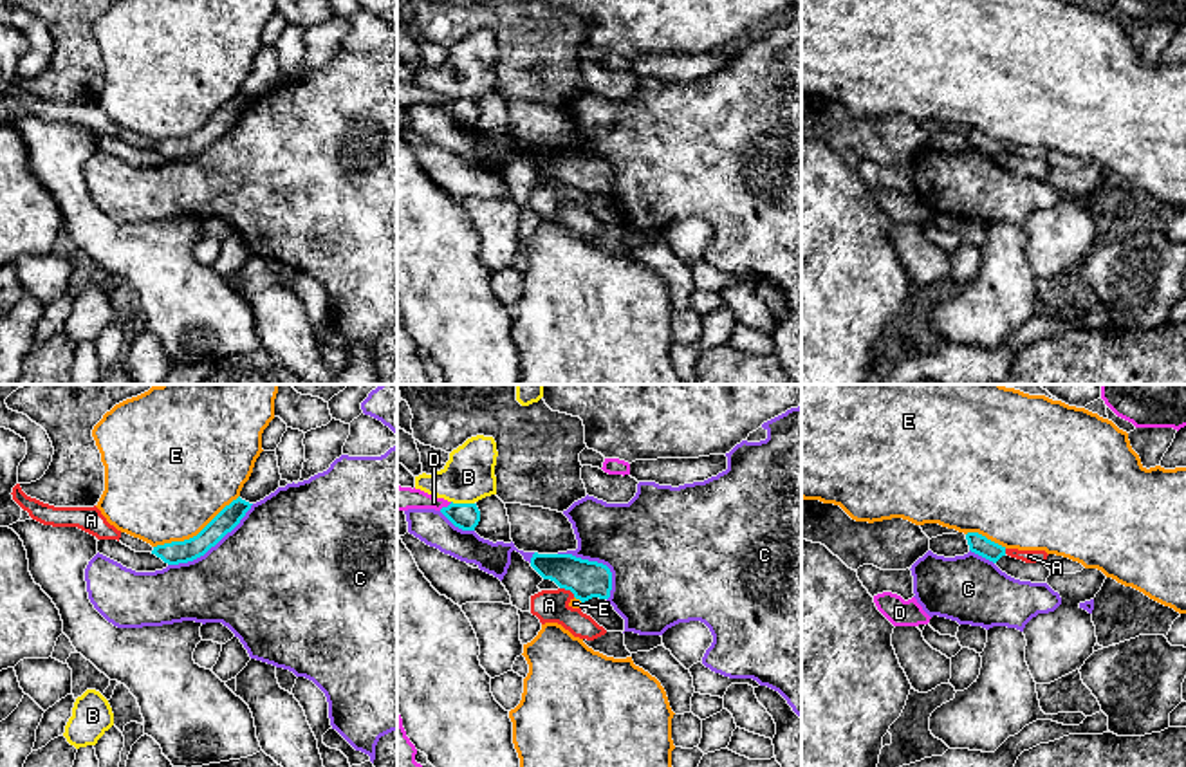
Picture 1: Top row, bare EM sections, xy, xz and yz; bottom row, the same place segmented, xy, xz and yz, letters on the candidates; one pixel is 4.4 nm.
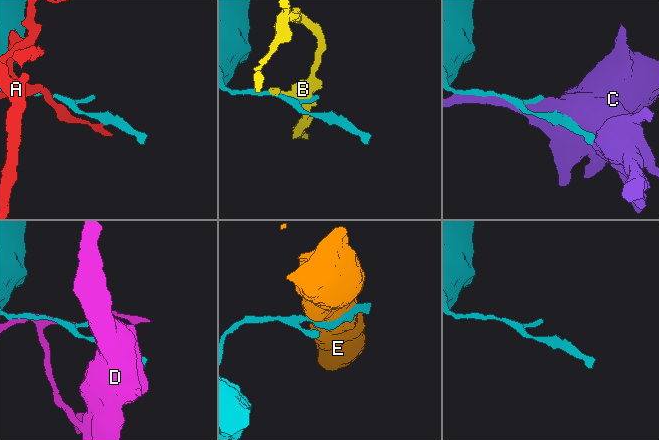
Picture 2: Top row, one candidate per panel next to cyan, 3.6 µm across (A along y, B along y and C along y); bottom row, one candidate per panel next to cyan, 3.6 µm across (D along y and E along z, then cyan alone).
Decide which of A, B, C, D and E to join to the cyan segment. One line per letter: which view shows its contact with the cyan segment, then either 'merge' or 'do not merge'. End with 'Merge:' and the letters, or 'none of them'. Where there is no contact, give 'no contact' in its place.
A: contact in xz; do not merge
B: contact in xz; do not merge
C: contact in xy; do not merge
D: contact in xz; do not merge
E: contact in xy; do not merge
Merge: none of them

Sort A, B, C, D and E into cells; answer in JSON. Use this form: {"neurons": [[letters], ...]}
{"neurons": [["A"], ["B"], ["C"], ["D"], ["E"]]}

